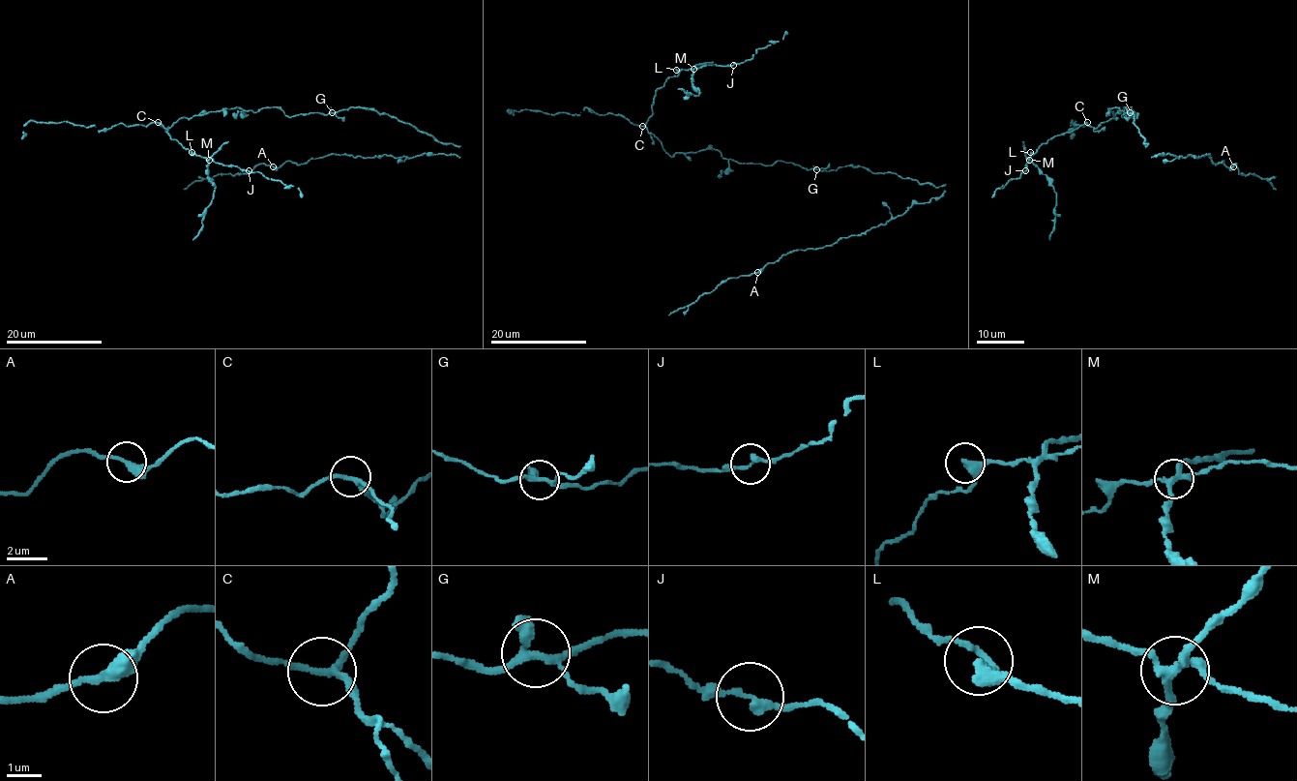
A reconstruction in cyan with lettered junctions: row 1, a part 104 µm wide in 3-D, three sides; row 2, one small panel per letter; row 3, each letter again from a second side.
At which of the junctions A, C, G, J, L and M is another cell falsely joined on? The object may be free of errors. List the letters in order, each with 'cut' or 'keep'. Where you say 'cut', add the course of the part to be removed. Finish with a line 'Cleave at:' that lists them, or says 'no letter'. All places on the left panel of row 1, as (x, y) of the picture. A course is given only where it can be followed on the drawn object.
A: keep
C: keep
G: keep
J: keep
L: keep
M: cut; course (209, 160), (208, 176), (215, 187), (212, 203), (203, 217), (202, 229), (192, 239)
Cleave at: M

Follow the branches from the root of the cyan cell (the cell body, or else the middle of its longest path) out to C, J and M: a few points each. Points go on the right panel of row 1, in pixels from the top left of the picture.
C: (1128, 107), (1133, 109), (1124, 117), (1125, 107), (1124, 112), (1109, 108), (1117, 118), (1095, 129), (1087, 122)
J: (1128, 107), (1124, 117), (1125, 107), (1109, 108), (1117, 118), (1095, 129), (1084, 123), (1053, 136), (1025, 171)
M: (1128, 107), (1124, 117), (1125, 107), (1109, 108), (1117, 118), (1095, 129), (1084, 123), (1053, 136), (1029, 160)

